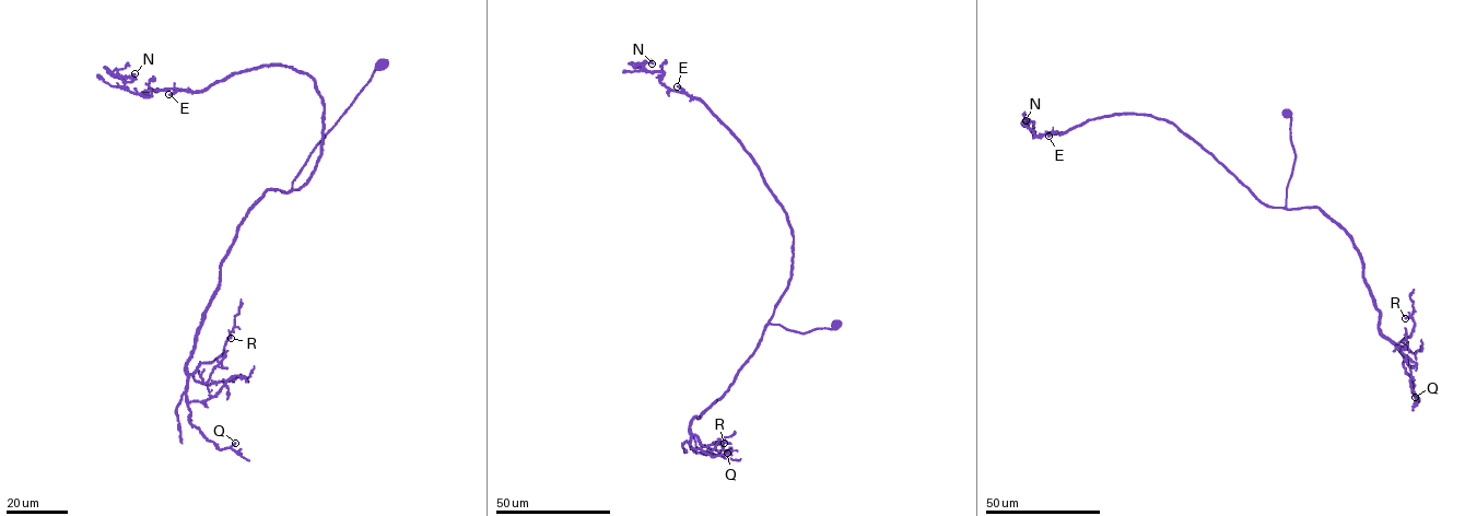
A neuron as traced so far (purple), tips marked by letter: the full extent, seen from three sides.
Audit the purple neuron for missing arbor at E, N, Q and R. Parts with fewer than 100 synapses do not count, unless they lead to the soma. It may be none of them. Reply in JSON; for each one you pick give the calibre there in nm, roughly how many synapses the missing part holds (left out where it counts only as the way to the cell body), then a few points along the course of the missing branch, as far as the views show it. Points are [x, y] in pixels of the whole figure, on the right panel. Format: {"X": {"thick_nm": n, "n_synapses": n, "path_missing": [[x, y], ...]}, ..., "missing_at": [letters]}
{"E": {"thick_nm": 280, "n_synapses": 130, "path_missing": [[1049, 136], [1042, 140], [1030, 130], [1038, 132]]}, "missing_at": ["E"]}

